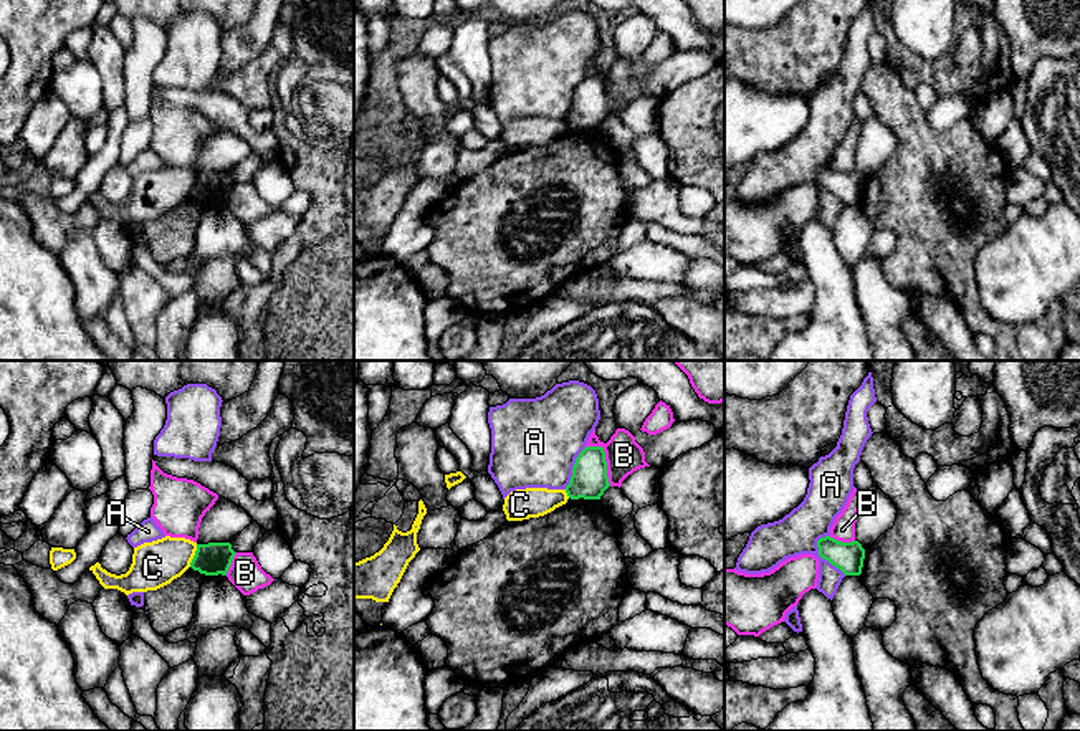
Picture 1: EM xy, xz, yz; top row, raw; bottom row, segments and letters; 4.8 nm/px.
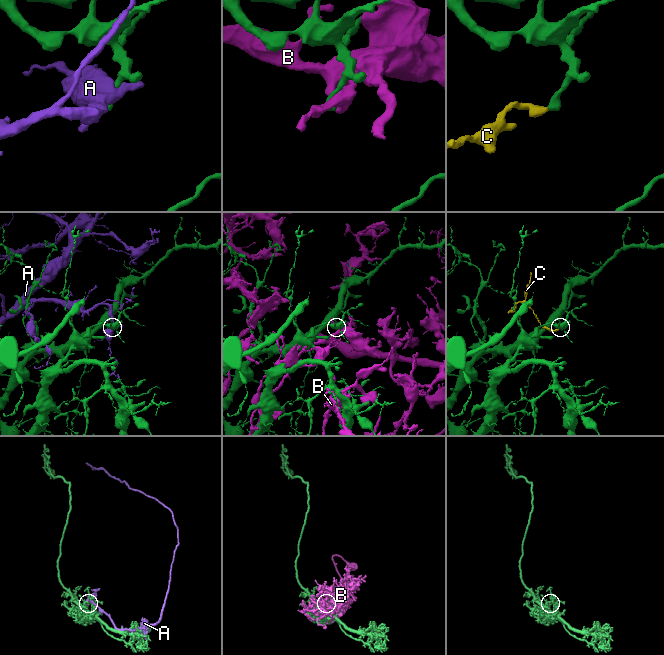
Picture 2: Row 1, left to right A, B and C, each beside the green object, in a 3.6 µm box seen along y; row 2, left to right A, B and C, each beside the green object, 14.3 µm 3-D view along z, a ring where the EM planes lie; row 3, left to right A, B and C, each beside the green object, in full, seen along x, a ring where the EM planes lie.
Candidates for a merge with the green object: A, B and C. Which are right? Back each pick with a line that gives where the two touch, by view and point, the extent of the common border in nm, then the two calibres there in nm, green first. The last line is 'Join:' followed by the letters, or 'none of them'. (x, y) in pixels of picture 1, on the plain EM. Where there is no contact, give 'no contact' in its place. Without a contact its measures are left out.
Join: none of them

